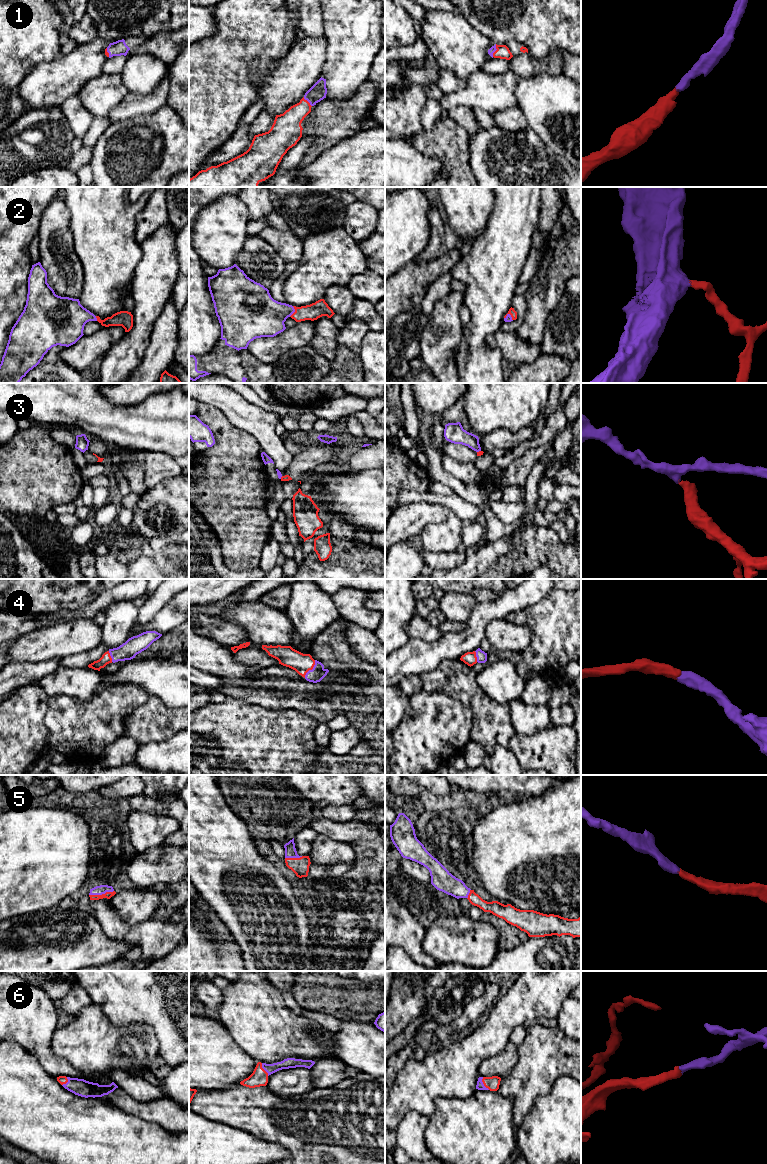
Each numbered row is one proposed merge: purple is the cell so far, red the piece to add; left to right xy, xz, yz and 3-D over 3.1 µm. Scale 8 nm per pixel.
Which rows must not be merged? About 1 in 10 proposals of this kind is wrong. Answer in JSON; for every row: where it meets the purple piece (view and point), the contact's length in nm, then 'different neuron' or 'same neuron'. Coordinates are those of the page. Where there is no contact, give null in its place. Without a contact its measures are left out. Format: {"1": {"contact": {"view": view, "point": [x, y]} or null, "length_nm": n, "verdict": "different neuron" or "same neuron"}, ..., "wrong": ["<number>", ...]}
{"1": {"contact": {"view": "yz", "point": [496, 49]}, "length_nm": 110, "verdict": "same neuron"}, "2": {"contact": {"view": "xz", "point": [294, 311]}, "length_nm": 90, "verdict": "same neuron"}, "3": {"contact": {"view": "yz", "point": [478, 451]}, "length_nm": 40, "verdict": "different neuron"}, "4": {"contact": {"view": "xz", "point": [312, 669]}, "length_nm": 170, "verdict": "same neuron"}, "5": {"contact": {"view": "xy", "point": [101, 894]}, "length_nm": 200, "verdict": "same neuron"}, "6": {"contact": {"view": "yz", "point": [483, 1084]}, "length_nm": 120, "verdict": "same neuron"}, "wrong": ["3"]}

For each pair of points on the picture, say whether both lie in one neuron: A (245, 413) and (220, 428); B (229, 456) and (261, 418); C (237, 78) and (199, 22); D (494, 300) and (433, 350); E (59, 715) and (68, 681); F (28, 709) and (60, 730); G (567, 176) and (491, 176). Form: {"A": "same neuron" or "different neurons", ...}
{"A": "different neurons", "B": "different neurons", "C": "different neurons", "D": "different neurons", "E": "different neurons", "F": "different neurons", "G": "same neuron"}

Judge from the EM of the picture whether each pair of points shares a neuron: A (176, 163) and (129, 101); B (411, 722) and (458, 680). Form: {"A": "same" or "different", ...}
{"A": "different", "B": "different"}

